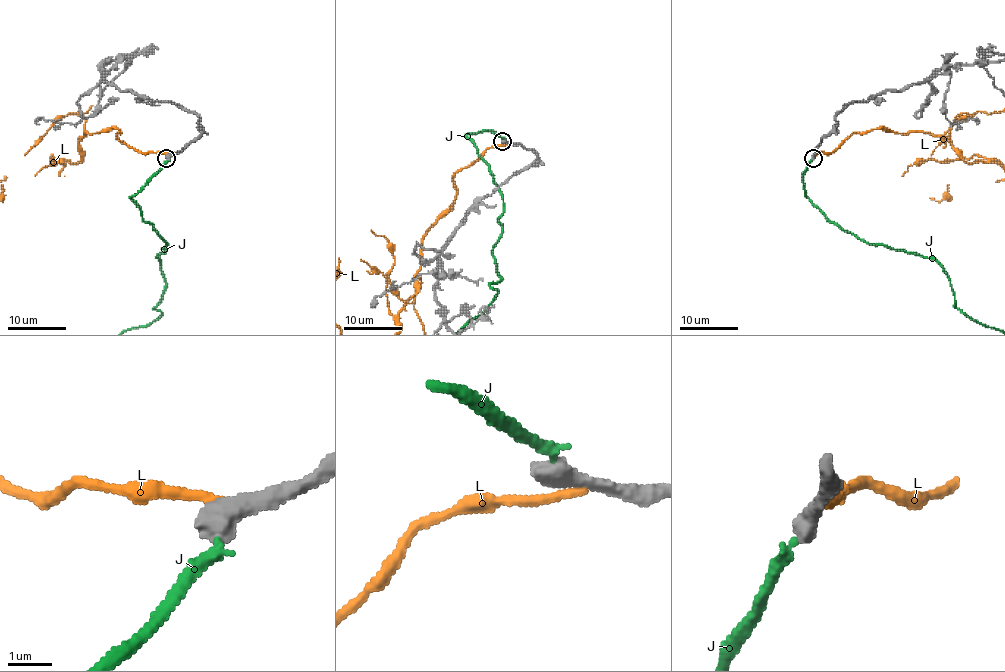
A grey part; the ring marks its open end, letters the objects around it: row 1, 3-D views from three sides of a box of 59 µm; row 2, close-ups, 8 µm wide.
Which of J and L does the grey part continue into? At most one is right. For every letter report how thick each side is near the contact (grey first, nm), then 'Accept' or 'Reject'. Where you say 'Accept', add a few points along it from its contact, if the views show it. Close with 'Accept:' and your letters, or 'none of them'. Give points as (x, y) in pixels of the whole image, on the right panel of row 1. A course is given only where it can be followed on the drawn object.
J: Thickness 550 nm (grey) against 240 nm. Reject
L: Thickness 600 nm (grey) against 200 nm. Reject
Accept: none of them

